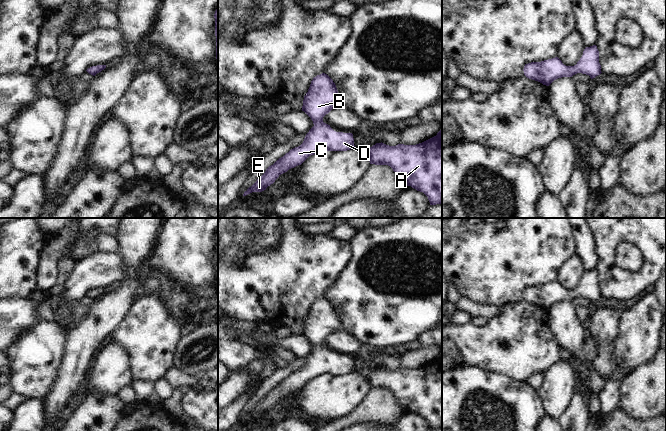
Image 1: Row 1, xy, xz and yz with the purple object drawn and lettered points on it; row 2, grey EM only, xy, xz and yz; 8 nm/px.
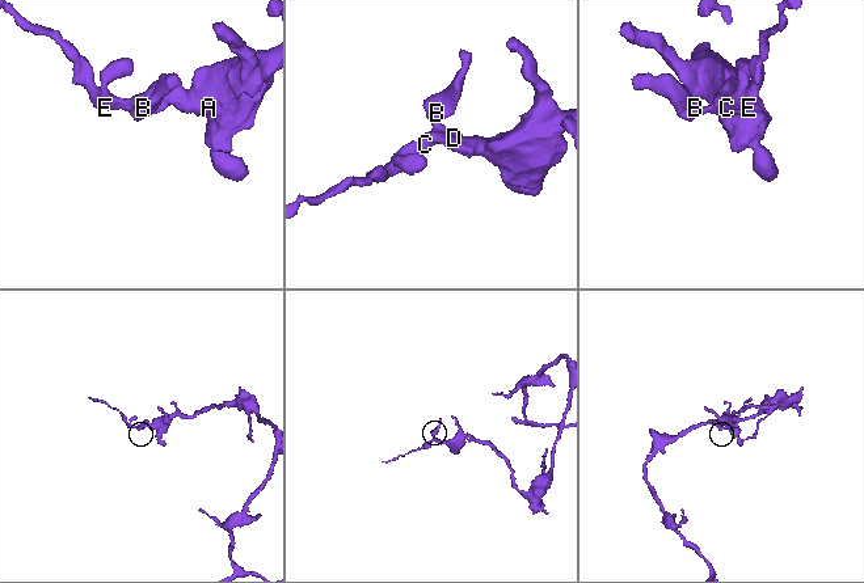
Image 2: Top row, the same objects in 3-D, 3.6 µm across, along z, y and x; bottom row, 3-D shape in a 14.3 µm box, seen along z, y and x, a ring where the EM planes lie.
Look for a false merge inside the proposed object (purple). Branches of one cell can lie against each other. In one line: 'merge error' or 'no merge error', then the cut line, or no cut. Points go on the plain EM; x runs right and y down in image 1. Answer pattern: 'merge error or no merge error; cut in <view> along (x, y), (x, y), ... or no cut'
no merge error; no cut

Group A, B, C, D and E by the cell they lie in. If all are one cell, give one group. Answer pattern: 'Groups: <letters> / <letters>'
Groups: A B C D E.

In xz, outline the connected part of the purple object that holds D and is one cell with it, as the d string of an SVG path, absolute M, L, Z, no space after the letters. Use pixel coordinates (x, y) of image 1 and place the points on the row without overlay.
M325 297L314 301L302 330L302 335L311 342L314 350L300 370L291 373L269 390L243 420L266 414L281 398L301 389L309 380L320 375L347 375L355 372L352 357L336 356L323 346L323 341L339 329L341 322L333 304Z

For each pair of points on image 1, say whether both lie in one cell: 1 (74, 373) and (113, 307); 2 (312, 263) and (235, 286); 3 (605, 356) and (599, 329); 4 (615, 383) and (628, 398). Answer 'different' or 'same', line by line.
1: same
2: same
3: same
4: different

